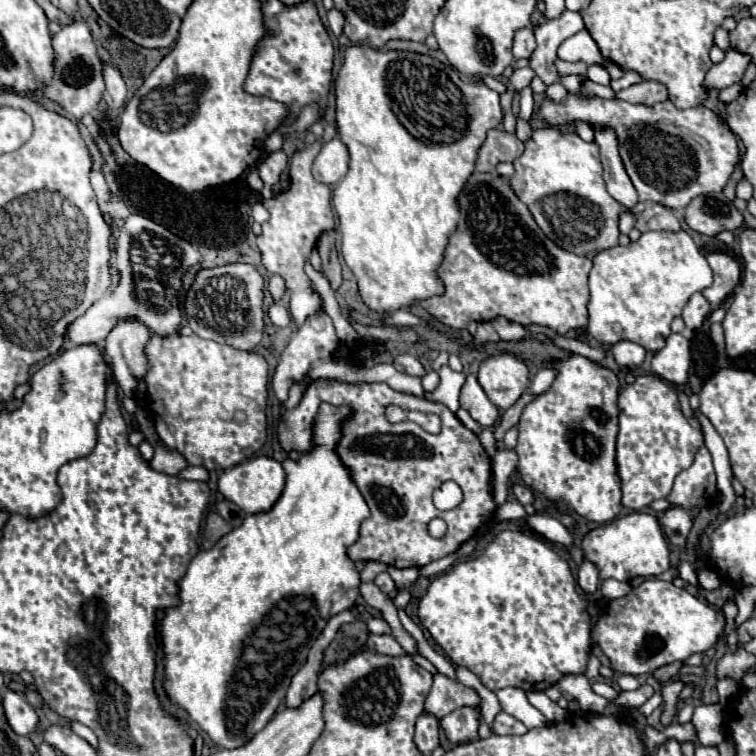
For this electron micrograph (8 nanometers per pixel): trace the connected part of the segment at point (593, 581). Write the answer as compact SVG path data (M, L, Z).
M583 561L581 567L579 567L577 581L579 581L579 587L581 587L585 593L595 593L597 585L599 585L599 571L597 571L595 563Z

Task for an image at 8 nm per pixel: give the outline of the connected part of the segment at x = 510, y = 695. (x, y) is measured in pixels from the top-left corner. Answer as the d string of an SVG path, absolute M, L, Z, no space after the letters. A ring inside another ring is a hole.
M505 687L505 689L497 689L493 691L501 703L501 709L505 713L509 713L511 717L515 717L517 721L521 721L527 729L535 729L535 727L545 727L547 719L541 711L537 711L525 697L525 693L517 687Z

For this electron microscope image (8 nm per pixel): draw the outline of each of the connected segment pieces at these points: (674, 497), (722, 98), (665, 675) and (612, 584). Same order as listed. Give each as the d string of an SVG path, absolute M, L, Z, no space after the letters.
M705 447L697 451L693 465L677 475L673 491L667 499L671 501L671 505L689 507L689 509L701 509L717 499L713 463Z
M735 83L735 85L731 85L731 87L727 87L727 89L723 89L721 93L719 93L719 103L723 103L723 105L727 105L729 101L733 101L739 93L743 91L743 87L741 87L741 83Z
M675 661L675 663L671 663L671 665L663 665L663 667L659 667L659 669L653 673L653 677L659 679L661 683L667 683L667 681L671 681L673 677L677 677L677 673L679 673L681 667L683 667L681 661Z
M603 579L599 589L601 589L603 597L605 597L607 601L611 601L611 599L619 599L619 597L627 595L627 593L631 591L631 585L629 585L629 583L621 583L621 581L617 581L617 579Z

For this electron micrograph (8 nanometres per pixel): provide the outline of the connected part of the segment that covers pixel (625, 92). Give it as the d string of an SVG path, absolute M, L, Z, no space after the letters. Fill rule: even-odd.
M643 81L617 91L617 97L627 99L629 103L661 103L667 99L667 87L659 81Z

